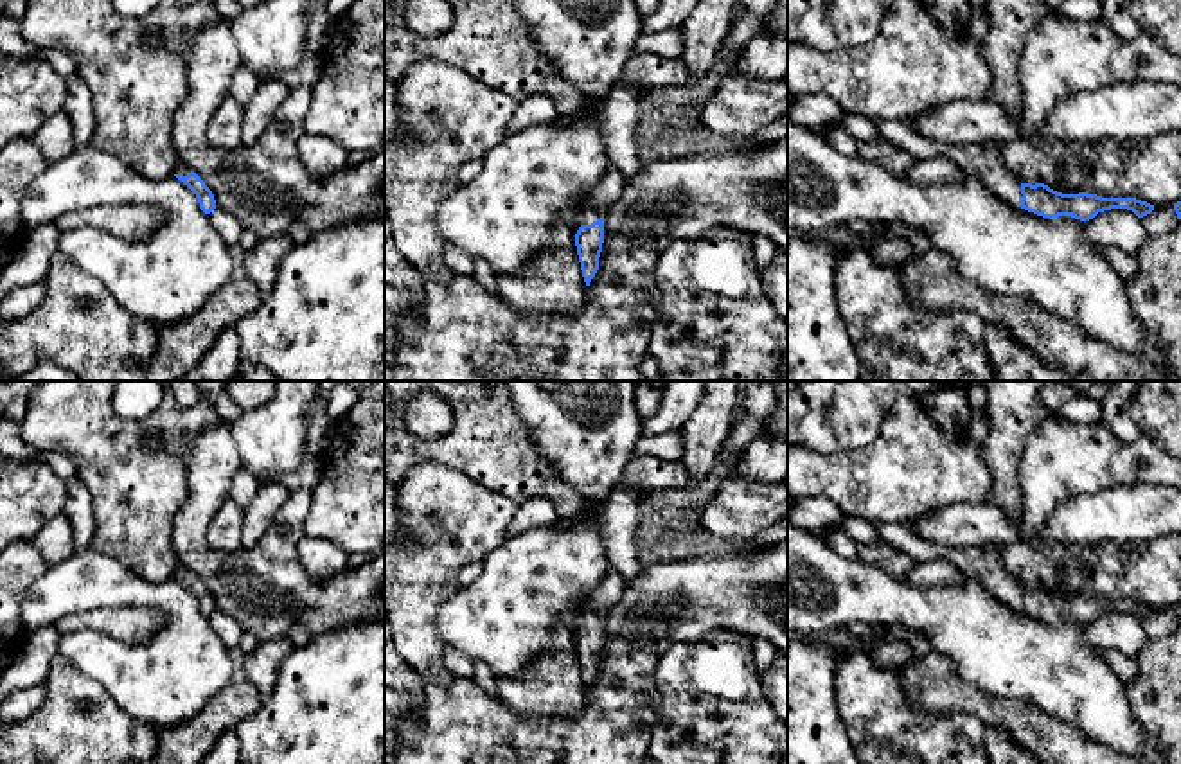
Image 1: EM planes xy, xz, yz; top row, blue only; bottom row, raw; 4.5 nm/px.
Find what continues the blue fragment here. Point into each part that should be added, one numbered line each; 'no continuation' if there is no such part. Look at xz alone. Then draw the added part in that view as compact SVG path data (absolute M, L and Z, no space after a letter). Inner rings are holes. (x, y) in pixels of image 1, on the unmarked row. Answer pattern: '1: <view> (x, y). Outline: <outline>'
1: xz (606, 594). Outline: M611 568L606 577L593 588L588 600L579 611L581 627L591 627L600 622L604 613L609 611L624 595L624 577Z

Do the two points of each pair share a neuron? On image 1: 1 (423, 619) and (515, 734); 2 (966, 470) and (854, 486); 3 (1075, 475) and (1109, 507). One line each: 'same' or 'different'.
1: different
2: same
3: different

